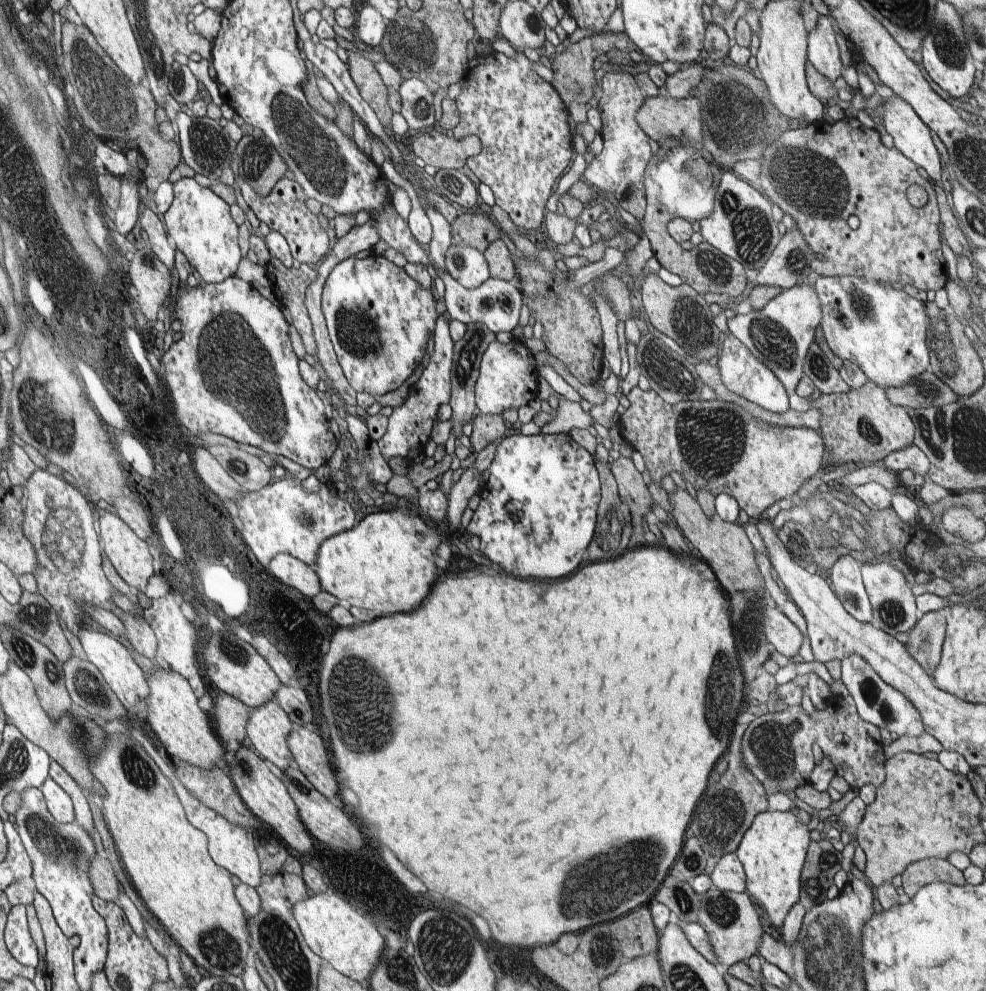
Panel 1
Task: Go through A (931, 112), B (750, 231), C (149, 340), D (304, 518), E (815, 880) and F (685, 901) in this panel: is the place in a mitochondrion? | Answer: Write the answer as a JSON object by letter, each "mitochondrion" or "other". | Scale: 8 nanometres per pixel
{"A":"other","B":"mitochondrion","C":"other","D":"mitochondrion","E":"mitochondrion","F":"mitochondrion"}

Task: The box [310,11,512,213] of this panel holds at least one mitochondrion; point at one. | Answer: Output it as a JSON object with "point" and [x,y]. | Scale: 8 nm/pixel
{"point":[408,44]}

